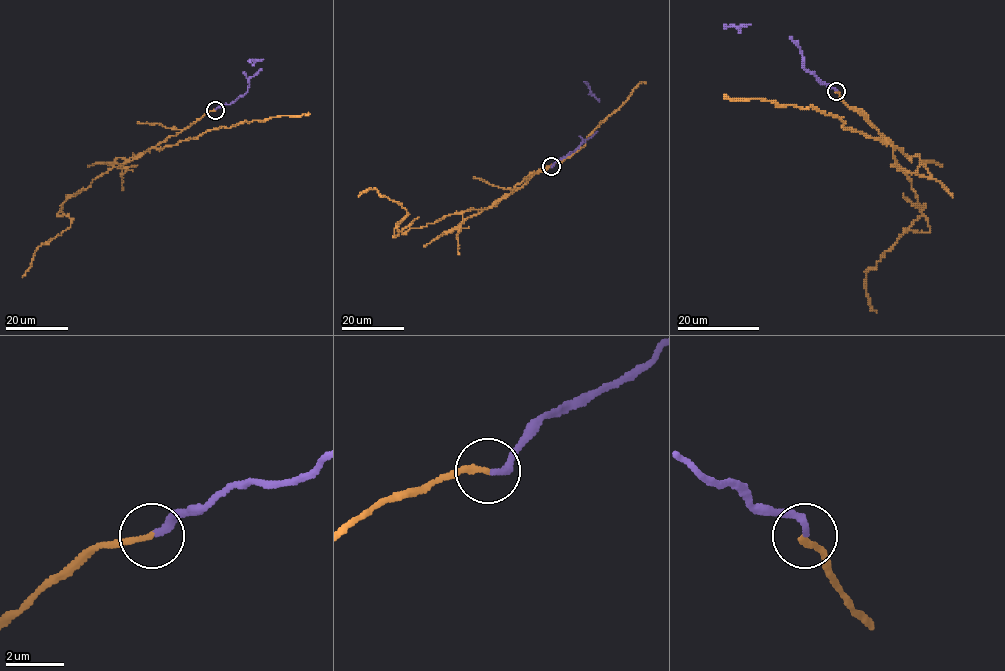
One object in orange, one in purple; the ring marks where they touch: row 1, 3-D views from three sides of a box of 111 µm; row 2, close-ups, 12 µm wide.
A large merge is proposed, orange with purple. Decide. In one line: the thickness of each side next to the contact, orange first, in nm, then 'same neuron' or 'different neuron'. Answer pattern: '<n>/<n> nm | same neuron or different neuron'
220/260 nm | different neuron

